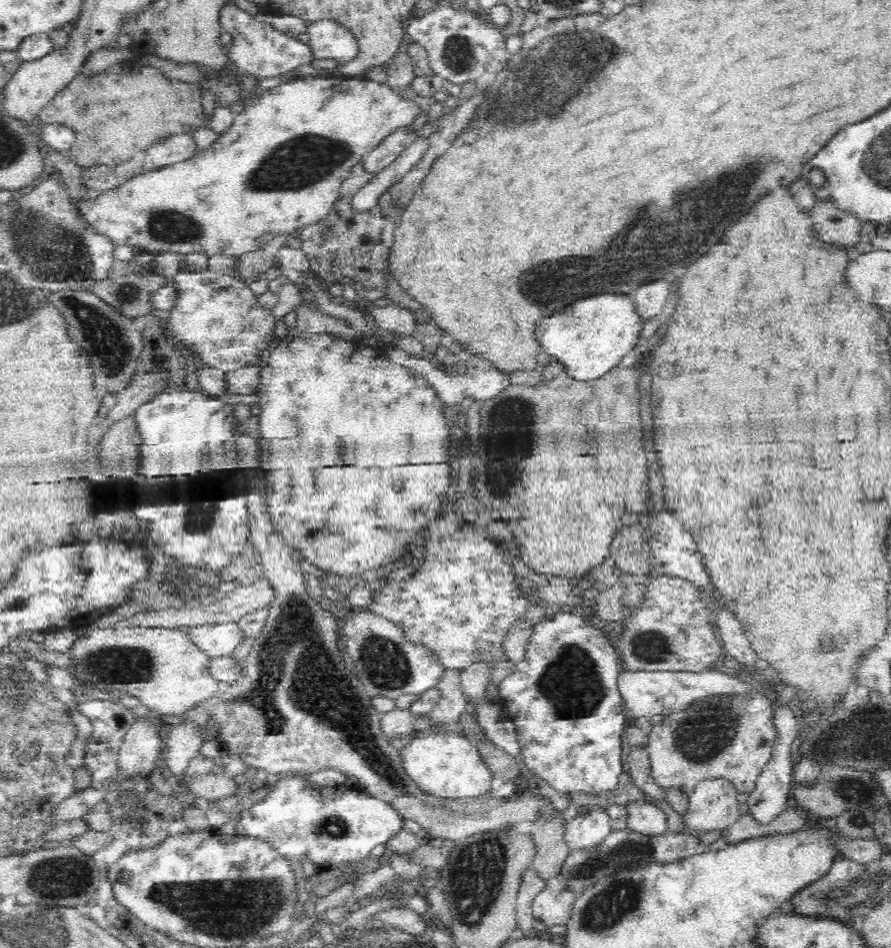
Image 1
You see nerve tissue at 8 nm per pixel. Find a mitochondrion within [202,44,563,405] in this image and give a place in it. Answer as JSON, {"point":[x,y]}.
{"point":[299,163]}

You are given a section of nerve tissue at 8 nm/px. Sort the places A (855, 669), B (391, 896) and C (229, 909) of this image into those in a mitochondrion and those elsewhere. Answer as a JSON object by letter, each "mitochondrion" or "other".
{"A":"other","B":"other","C":"mitochondrion"}

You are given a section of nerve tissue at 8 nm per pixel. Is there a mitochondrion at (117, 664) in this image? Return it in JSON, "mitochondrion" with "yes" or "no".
{"mitochondrion":"yes"}

